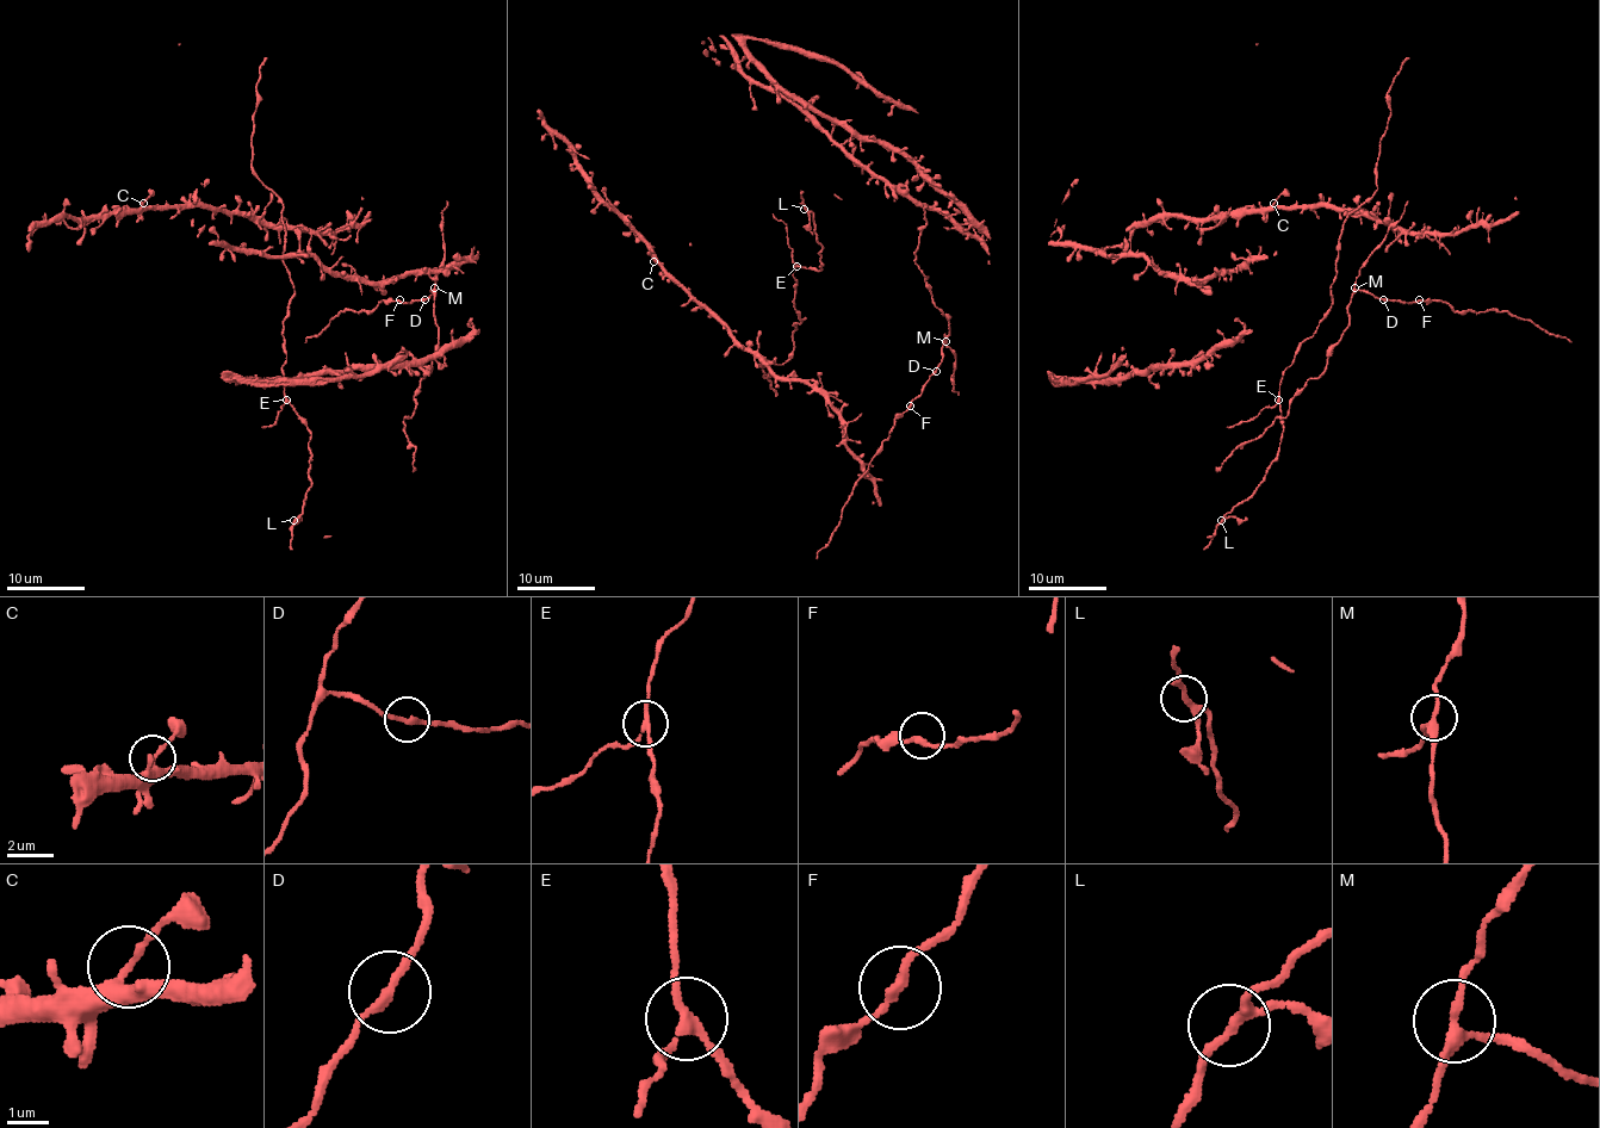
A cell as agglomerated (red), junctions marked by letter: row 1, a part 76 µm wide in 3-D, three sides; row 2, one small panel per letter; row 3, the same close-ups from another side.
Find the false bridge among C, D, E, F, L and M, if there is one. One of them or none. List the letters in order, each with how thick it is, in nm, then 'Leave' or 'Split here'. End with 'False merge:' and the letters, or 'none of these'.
C: Thickness 280 nm. Leave
D: Thickness 200 nm. Leave
E: Thickness 180 nm. Split here
F: Thickness 200 nm. Leave
L: Thickness 200 nm. Leave
M: Thickness 240 nm. Leave
False merge: E

